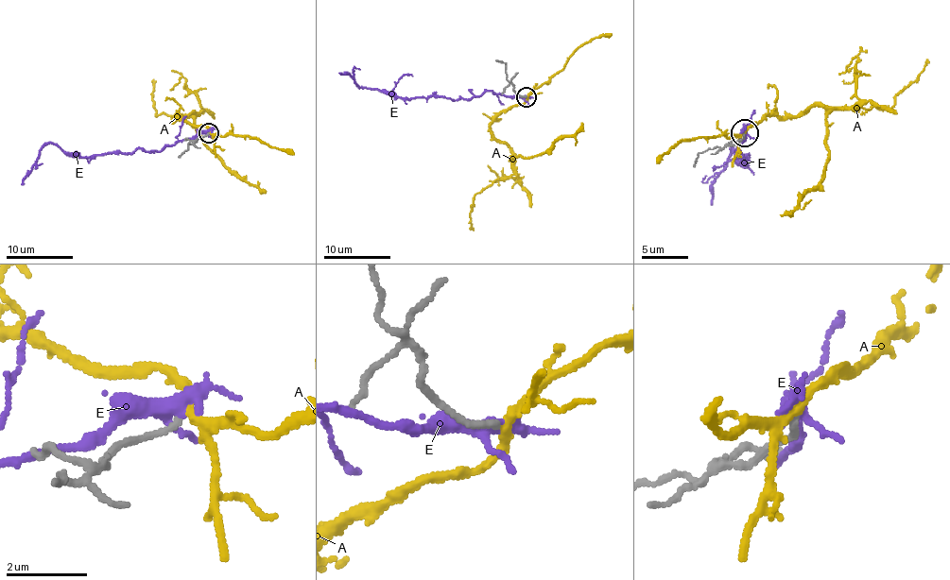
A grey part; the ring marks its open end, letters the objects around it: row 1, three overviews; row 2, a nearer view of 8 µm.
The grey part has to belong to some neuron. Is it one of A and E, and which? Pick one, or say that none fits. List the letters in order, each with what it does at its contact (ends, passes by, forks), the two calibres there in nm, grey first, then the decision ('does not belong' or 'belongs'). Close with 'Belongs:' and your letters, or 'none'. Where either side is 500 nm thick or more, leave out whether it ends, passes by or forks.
A: it forks | 170/180 nm | does not belong
E: it forks | 170/320 nm | does not belong
Belongs: none

